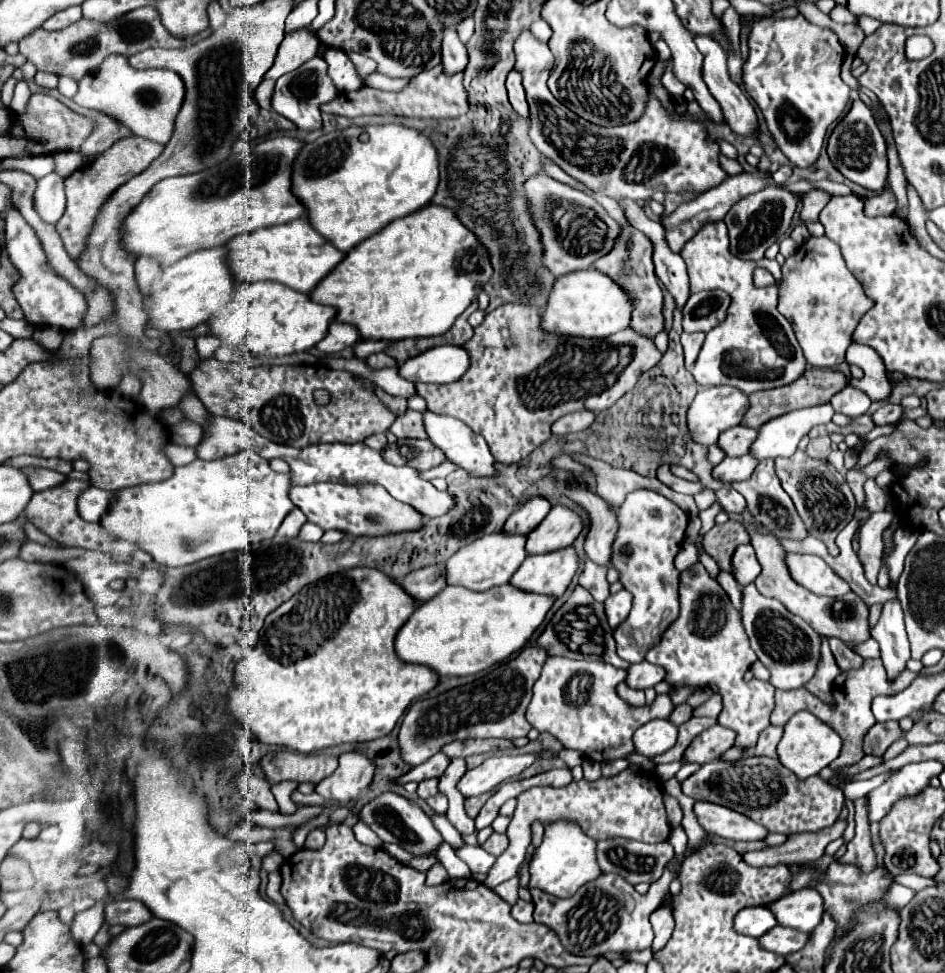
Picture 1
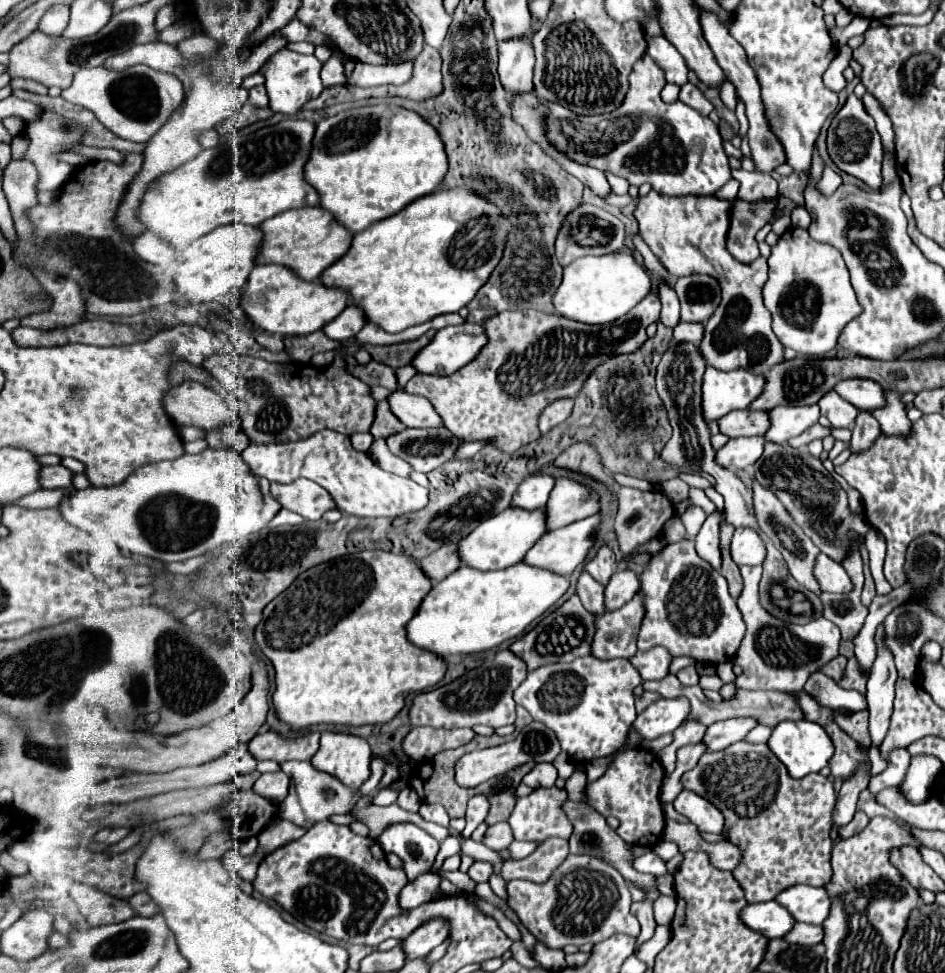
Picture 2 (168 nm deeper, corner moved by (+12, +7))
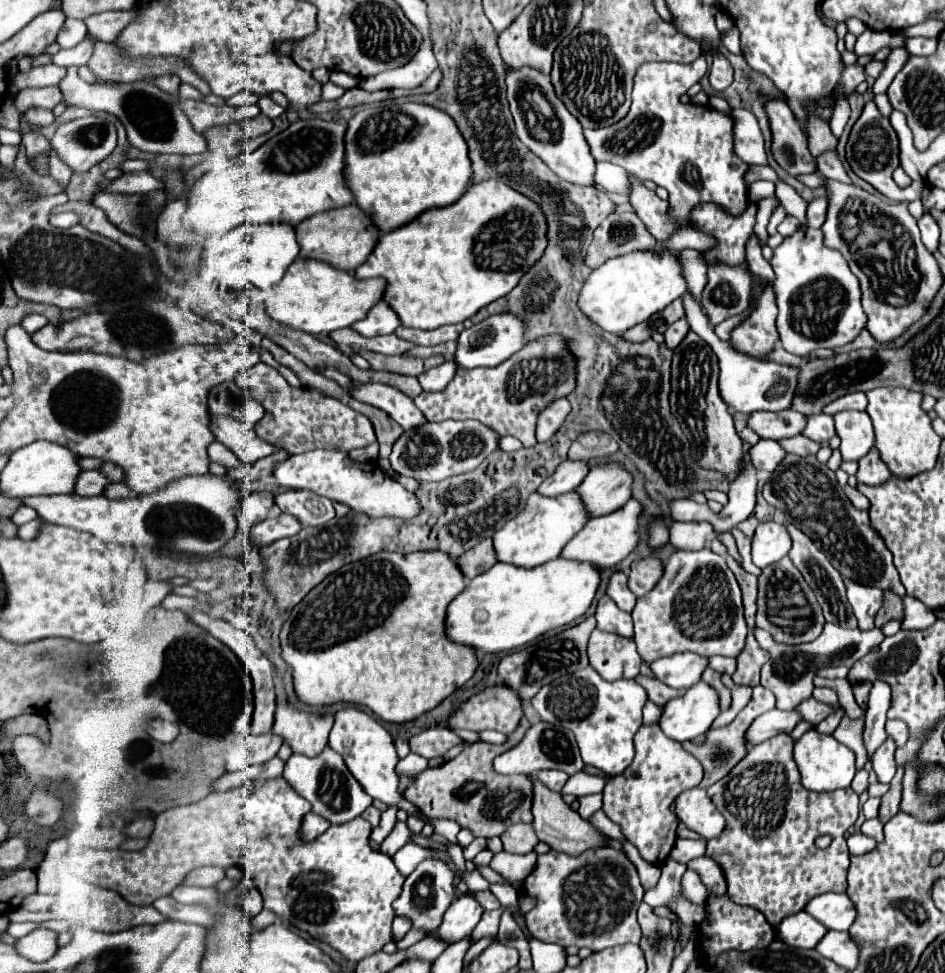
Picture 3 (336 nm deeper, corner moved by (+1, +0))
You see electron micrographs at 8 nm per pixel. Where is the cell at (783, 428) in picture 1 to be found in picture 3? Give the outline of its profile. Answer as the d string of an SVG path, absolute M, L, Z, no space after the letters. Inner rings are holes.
M820 413L820 415L806 417L806 427L802 431L804 437L808 437L816 443L826 443L834 437L834 433L836 433L836 429L834 429L834 421L830 415Z

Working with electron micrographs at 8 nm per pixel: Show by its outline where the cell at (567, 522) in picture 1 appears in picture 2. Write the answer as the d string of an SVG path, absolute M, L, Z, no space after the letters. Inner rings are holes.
M559 478L545 506L547 510L547 530L561 528L565 524L577 522L599 512L599 496L571 478Z

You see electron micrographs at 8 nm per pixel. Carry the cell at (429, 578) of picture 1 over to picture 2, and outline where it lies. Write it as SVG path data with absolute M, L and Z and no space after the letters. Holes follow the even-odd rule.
M449 544L449 548L439 548L437 552L423 558L419 564L431 580L439 582L447 578L451 572L455 572L461 566L461 560L457 556L457 544Z

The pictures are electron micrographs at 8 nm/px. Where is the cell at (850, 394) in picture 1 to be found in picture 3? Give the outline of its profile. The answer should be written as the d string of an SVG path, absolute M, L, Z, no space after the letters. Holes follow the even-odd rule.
M840 411L834 415L836 433L842 439L840 453L844 461L858 461L874 445L874 431L866 411Z

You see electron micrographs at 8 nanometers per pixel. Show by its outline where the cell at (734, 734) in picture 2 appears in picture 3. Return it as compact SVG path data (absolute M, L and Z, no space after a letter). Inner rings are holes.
M772 709L764 715L760 715L756 721L752 721L752 725L746 729L746 745L758 745L778 733L790 733L796 723L800 721L800 715L796 715L794 711L780 711L780 709Z

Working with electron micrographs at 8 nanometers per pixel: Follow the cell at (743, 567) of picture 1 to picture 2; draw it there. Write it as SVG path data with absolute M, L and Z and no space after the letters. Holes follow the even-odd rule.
M737 528L731 540L731 556L733 560L743 564L763 564L765 560L765 542L753 528Z

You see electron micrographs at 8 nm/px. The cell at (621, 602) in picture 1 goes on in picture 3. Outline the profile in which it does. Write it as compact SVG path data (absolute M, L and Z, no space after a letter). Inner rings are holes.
M654 557L634 561L630 569L632 571L628 577L628 587L638 599L644 597L648 591L652 591L654 583L658 583L658 579L662 575L662 563Z

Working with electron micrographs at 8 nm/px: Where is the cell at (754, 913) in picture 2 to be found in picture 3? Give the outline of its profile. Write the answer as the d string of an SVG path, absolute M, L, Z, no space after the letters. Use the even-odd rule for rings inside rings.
M806 911L788 915L776 925L776 937L780 941L784 941L790 947L802 949L812 949L824 937L826 931L828 929L816 919L812 919L812 915L808 915Z

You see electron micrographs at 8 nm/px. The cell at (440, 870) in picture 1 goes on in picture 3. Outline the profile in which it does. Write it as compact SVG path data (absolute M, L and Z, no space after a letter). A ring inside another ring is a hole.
M396 917L394 919L394 925L392 925L392 933L394 933L394 941L400 941L408 931L410 931L410 927L412 927L412 923L410 923L410 919L406 917Z

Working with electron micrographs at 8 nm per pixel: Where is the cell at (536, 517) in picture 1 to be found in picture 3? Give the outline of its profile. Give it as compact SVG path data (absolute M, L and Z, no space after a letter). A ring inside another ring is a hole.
M566 459L556 471L554 475L550 475L540 487L538 493L546 495L546 497L560 497L568 491L574 491L582 481L584 475L588 475L588 463L586 461L570 461Z

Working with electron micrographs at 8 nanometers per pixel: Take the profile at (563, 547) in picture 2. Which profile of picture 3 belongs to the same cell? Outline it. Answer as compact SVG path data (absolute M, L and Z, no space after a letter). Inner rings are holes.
M630 499L622 509L610 513L610 515L604 515L604 517L596 517L596 519L590 519L568 543L566 547L562 549L560 557L564 559L572 559L572 561L588 561L592 565L596 565L598 569L604 569L604 567L614 567L618 565L622 559L628 557L628 553L636 547L636 541L638 541L638 515L640 515L642 507L638 501Z

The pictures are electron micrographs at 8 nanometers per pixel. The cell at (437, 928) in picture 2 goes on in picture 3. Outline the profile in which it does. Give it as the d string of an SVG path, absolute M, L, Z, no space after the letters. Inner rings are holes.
M462 895L448 907L448 911L444 913L442 923L434 935L448 945L462 941L478 925L482 913L484 913L484 909L470 895Z

